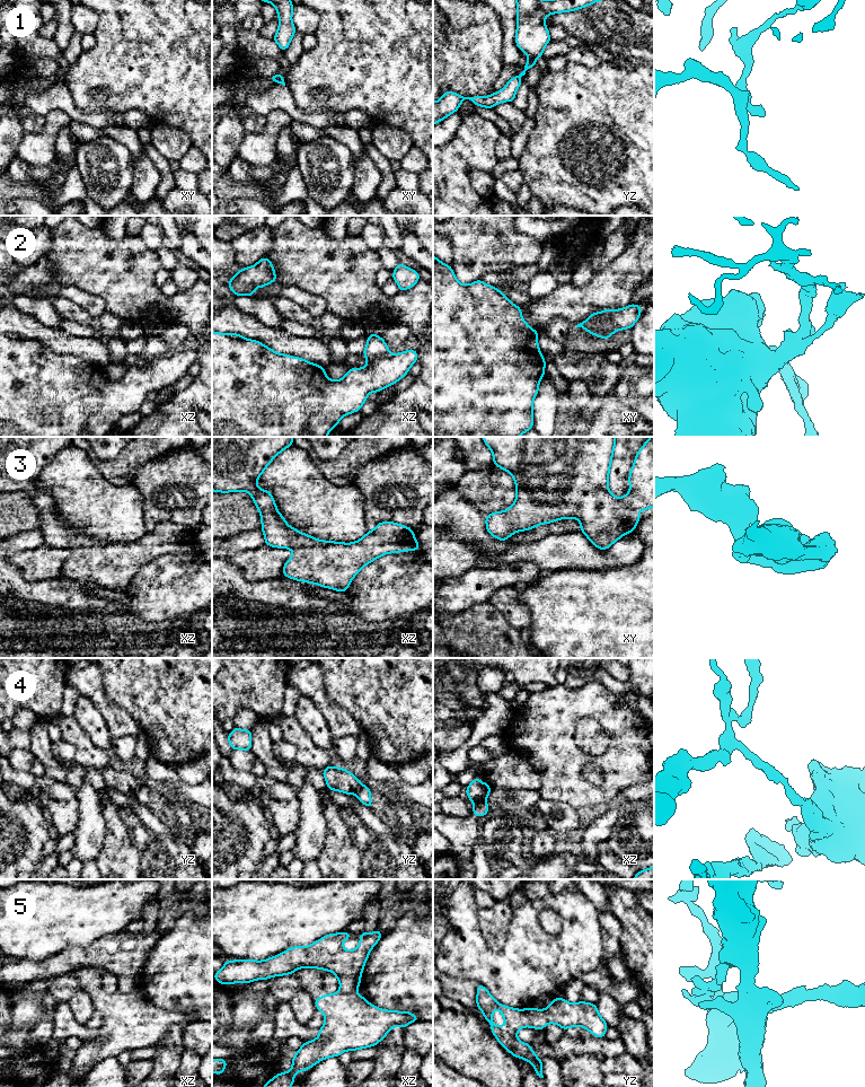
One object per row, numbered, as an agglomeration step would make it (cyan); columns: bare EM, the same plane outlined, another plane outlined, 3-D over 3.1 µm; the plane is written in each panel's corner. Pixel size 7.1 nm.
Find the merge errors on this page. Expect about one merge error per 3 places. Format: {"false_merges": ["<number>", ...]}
{"false_merges": ["1", "2", "4"]}

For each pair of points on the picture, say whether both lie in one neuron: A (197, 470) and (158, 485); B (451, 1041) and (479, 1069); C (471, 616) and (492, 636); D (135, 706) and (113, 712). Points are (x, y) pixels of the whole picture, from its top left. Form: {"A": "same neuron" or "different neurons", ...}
{"A": "same neuron", "B": "same neuron", "C": "same neuron", "D": "different neurons"}

